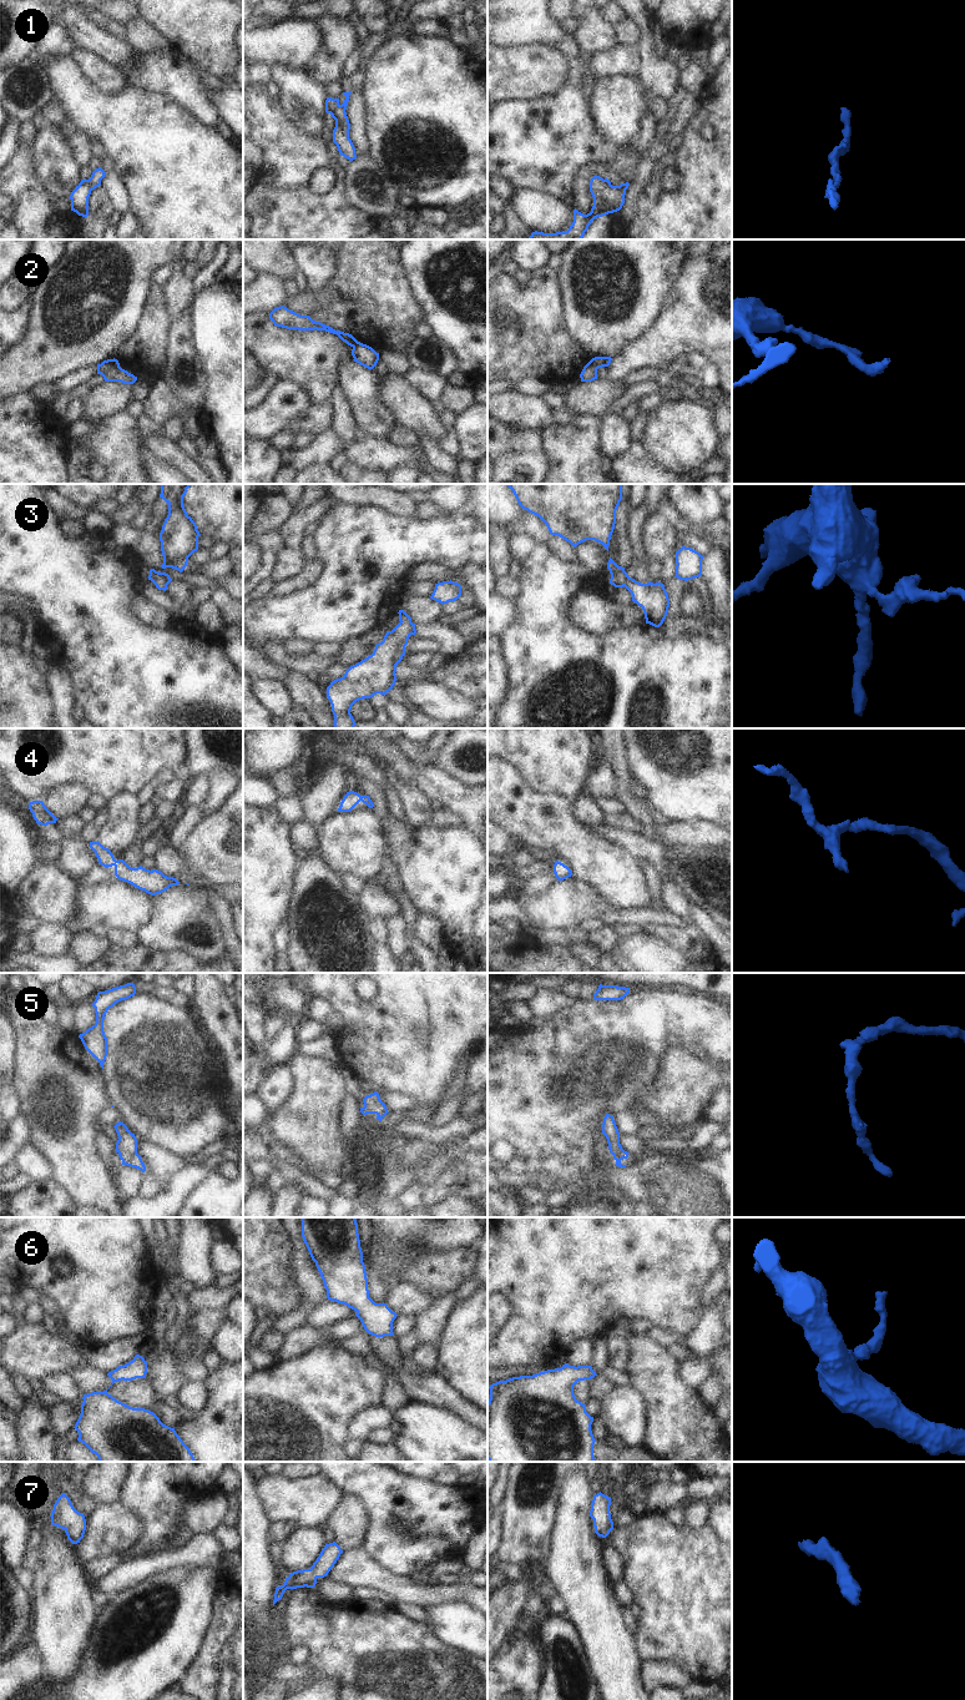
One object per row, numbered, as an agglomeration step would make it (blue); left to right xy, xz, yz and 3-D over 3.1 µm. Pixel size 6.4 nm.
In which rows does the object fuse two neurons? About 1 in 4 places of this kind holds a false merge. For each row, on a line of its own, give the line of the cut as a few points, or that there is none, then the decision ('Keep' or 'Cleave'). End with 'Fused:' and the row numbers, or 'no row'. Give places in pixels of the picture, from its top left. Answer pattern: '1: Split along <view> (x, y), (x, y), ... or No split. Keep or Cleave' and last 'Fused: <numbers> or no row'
1: Split along xy (87, 180), (91, 190). Cleave
2: Split along yz (590, 361), (597, 368). Cleave
3: No split. Keep
4: No split. Keep
5: No split. Keep
6: No split. Keep
7: No split. Keep
Fused: 1, 2

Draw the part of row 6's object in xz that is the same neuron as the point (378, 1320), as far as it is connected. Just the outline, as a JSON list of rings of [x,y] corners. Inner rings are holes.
[[[302,1217],[302,1237],[320,1273],[327,1298],[354,1310],[365,1332],[394,1336],[396,1313],[369,1297],[355,1217]]]

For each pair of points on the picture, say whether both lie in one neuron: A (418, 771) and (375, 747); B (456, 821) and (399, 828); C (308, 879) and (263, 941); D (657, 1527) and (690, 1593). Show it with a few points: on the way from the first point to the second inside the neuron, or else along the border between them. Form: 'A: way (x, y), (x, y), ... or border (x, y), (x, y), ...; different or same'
A: way (408, 770), (397, 758), (385, 753); same
B: border (429, 821), (440, 827), (461, 827); different
C: border (299, 872), (287, 922); different
D: way (657, 1543), (657, 1554), (680, 1577); same

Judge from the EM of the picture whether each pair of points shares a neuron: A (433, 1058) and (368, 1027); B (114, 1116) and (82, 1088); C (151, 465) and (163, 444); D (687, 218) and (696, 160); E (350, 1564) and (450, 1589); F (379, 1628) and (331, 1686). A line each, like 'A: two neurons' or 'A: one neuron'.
A: one neuron
B: two neurons
C: two neurons
D: one neuron
E: one neuron
F: two neurons

